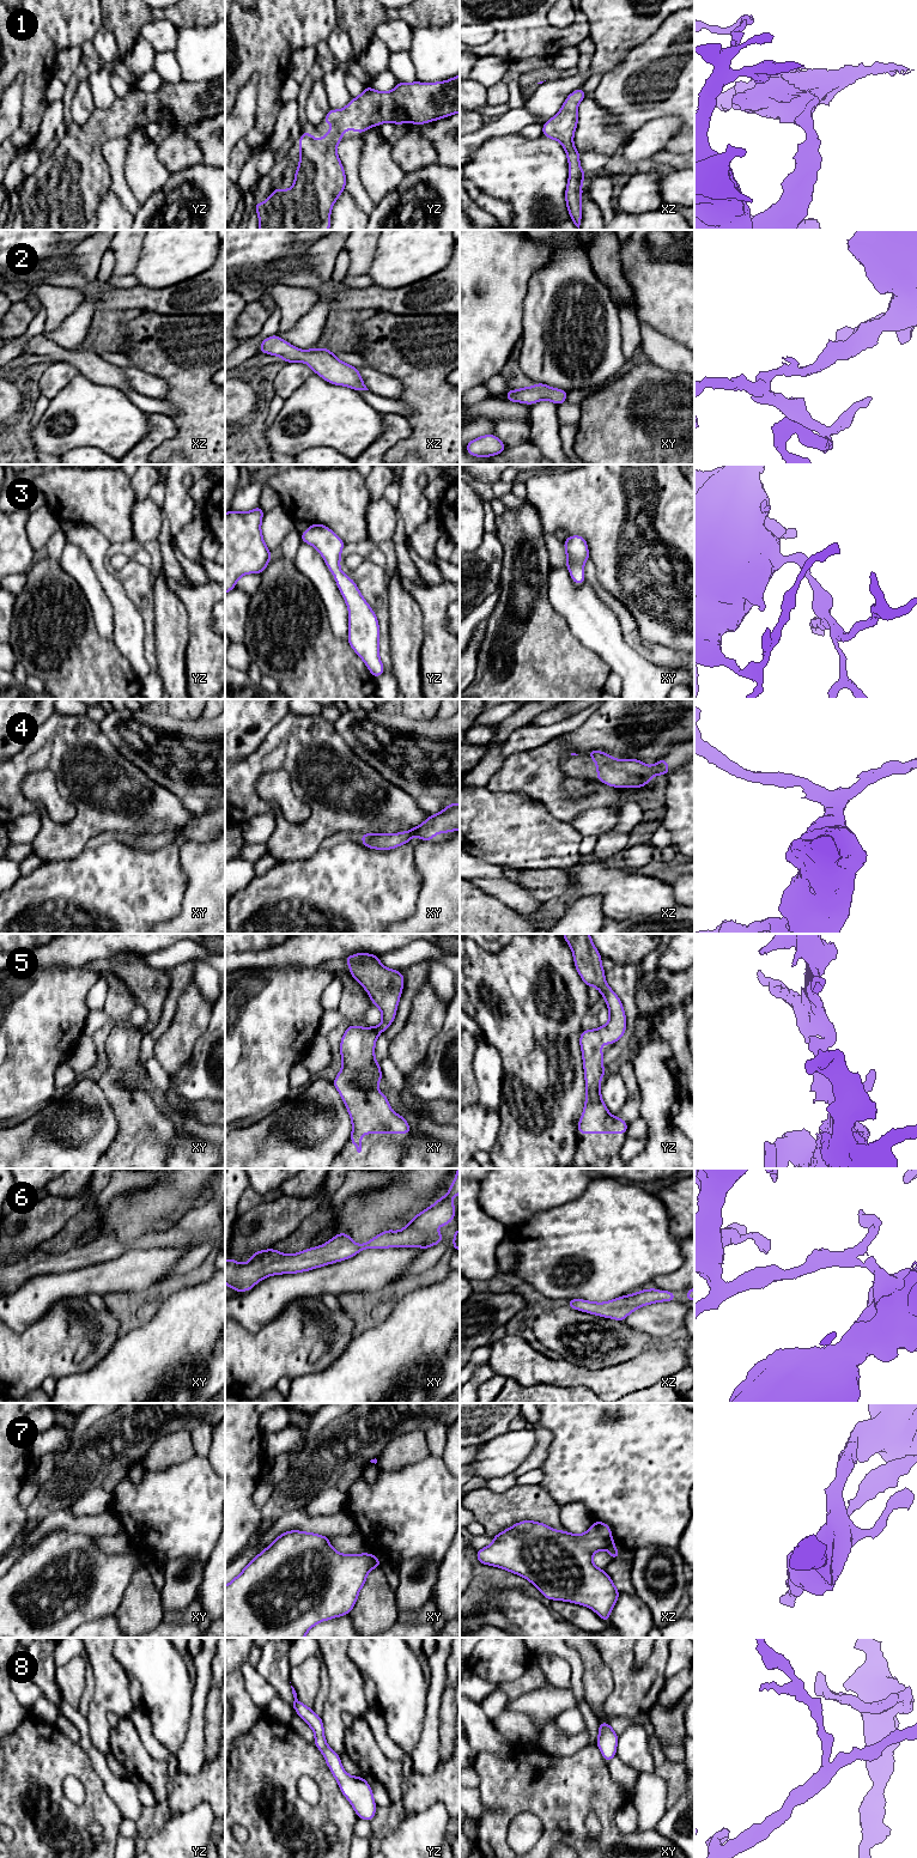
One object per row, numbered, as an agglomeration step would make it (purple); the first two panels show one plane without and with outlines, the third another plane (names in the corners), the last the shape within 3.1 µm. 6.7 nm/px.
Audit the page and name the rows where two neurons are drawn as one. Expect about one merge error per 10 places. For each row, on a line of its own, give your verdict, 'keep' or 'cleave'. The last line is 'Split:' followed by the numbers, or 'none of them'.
1: keep
2: keep
3: keep
4: keep
5: keep
6: keep
7: cleave
8: keep
Split: 7

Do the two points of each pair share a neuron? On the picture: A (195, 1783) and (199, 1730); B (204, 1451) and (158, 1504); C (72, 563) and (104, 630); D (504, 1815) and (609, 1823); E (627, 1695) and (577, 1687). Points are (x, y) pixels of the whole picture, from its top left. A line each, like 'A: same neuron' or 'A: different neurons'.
A: different neurons
B: different neurons
C: same neuron
D: same neuron
E: different neurons

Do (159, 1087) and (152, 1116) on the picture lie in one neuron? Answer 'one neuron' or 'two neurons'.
two neurons

